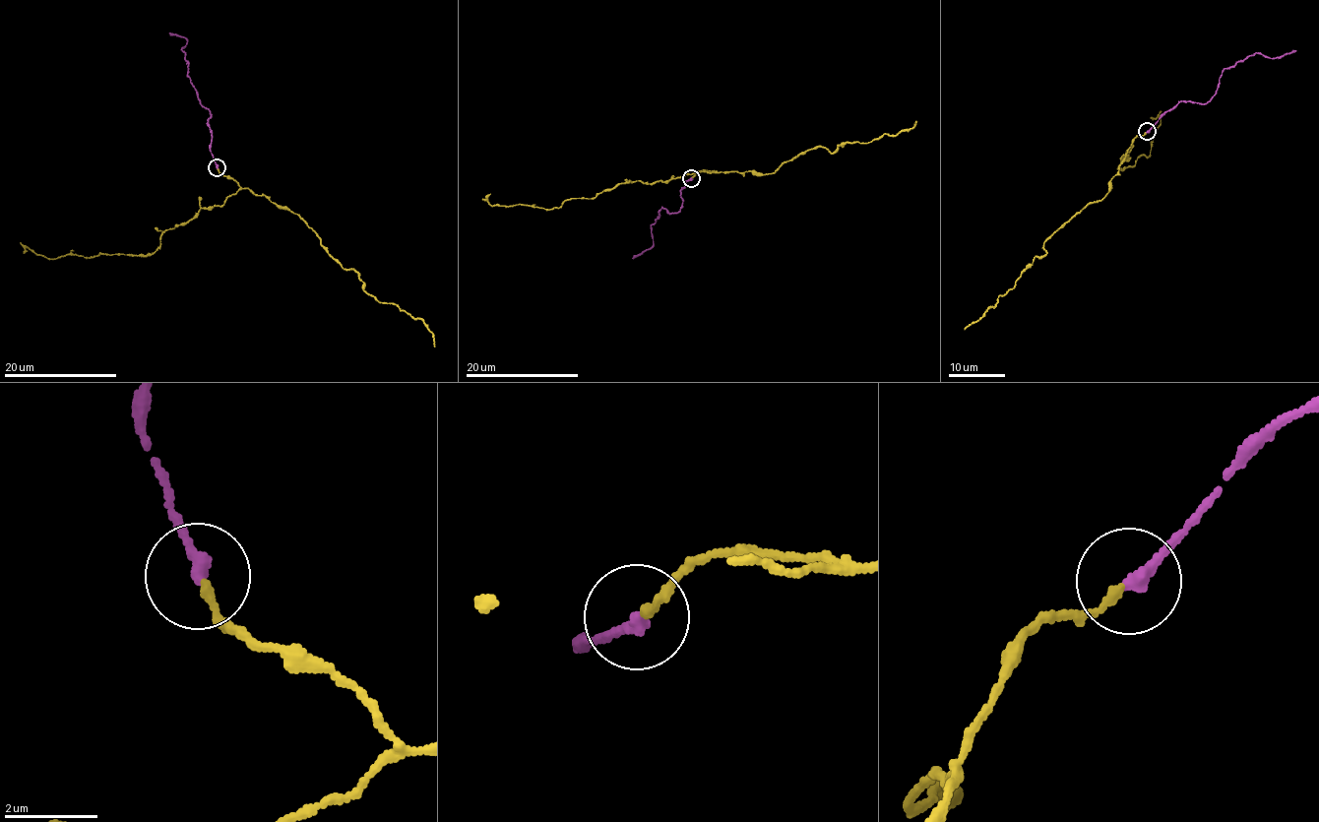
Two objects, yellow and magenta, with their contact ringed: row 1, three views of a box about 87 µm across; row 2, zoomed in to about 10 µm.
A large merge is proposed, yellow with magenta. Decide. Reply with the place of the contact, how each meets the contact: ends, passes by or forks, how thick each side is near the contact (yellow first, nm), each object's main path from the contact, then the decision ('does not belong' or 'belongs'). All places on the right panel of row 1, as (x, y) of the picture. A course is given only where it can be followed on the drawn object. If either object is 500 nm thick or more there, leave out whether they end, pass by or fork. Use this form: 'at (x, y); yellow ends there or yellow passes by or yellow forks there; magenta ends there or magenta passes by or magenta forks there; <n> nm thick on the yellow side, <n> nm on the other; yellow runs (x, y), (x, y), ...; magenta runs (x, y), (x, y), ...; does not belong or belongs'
at (1147, 131); yellow ends there; magenta ends there; 180 nm thick on the yellow side, 280 nm on the other; yellow runs (1146, 132), (1135, 138), (1103, 198), (1062, 224), (1014, 288), (964, 329); magenta runs (1147, 132), (1180, 102), (1206, 103), (1216, 93), (1223, 71), (1251, 54), (1257, 53), (1278, 58), (1296, 50); belongs

